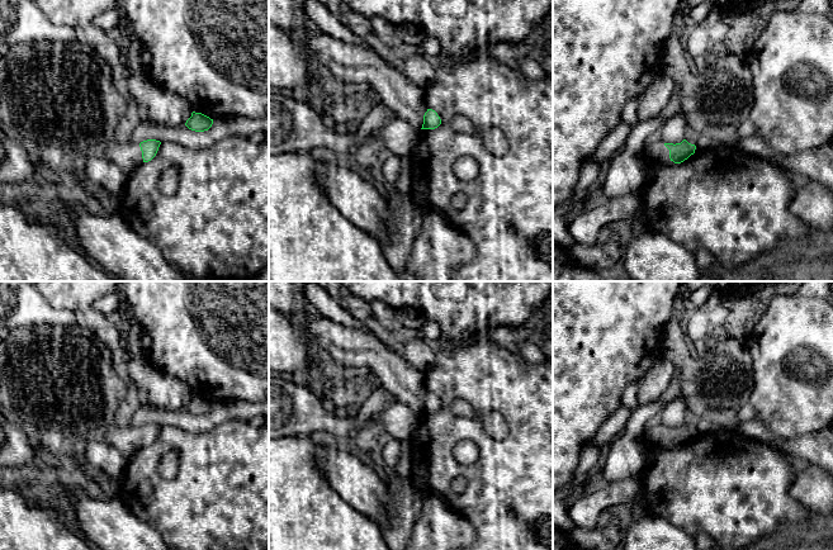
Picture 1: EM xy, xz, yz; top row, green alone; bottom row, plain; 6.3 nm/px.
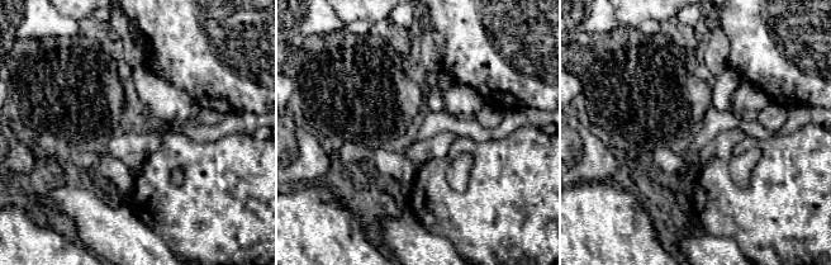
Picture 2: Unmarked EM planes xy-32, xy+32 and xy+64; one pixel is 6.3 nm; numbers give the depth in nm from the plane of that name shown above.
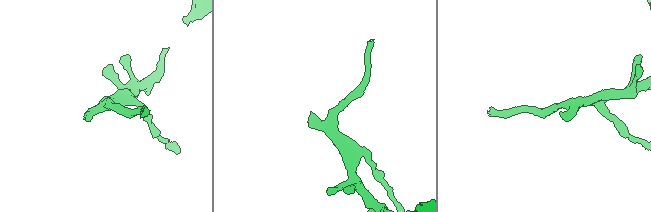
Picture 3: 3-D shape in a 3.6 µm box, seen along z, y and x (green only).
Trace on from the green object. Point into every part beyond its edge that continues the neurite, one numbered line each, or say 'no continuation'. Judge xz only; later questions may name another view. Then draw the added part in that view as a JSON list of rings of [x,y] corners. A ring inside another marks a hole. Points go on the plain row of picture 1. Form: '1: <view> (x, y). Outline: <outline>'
1: xz (346, 345). Outline: [[[307,313],[289,316],[300,326],[311,343],[342,365],[368,366],[387,392],[399,402],[422,412],[427,395],[425,374],[412,369],[404,359],[373,333]]]

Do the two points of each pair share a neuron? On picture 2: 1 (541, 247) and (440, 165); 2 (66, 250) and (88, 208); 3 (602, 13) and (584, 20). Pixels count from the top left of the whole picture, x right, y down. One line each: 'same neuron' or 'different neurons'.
1: same neuron
2: different neurons
3: same neuron

